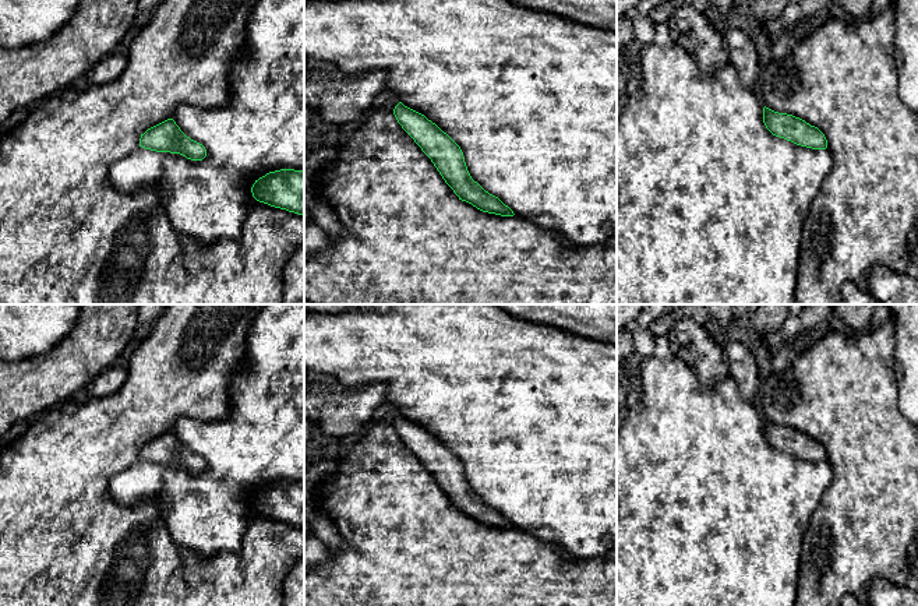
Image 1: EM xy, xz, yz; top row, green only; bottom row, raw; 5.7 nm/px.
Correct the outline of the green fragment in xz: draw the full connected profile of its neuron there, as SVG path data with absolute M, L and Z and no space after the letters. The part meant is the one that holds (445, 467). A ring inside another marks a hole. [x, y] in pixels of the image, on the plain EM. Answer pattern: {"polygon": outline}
{"polygon": "M402 415L395 419L393 427L402 441L431 472L459 512L472 517L483 525L501 529L515 528L498 510L486 504L472 492L460 459L435 436Z"}

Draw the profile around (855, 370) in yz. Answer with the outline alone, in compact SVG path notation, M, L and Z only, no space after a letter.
M890 317L879 327L869 327L859 332L848 332L833 325L830 332L815 342L785 370L773 371L759 388L760 405L766 420L792 427L818 440L827 452L827 462L833 466L833 480L811 517L802 540L799 559L799 579L795 606L841 606L841 599L851 593L859 602L868 602L875 578L889 579L898 586L918 592L918 426L911 423L898 409L898 384L894 374L894 320Z

